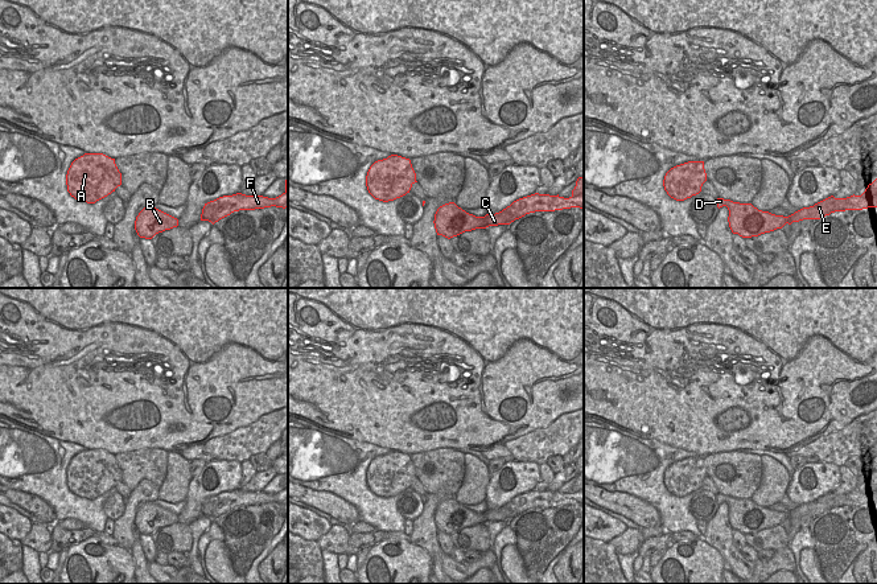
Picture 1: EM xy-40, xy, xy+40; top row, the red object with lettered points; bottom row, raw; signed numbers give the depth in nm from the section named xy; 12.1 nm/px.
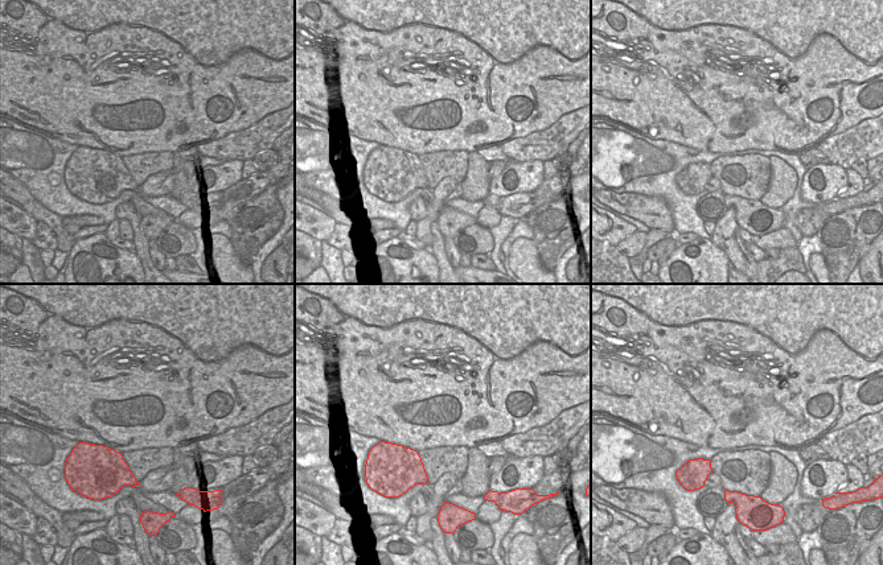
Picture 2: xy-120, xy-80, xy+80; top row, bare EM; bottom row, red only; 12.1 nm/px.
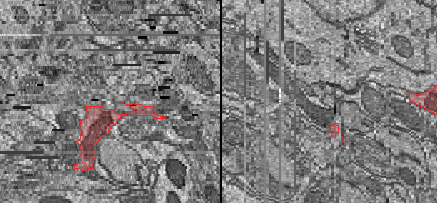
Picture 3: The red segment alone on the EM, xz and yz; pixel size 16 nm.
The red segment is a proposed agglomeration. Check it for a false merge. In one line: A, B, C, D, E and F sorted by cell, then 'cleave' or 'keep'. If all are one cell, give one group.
A C E F / B D; cleave

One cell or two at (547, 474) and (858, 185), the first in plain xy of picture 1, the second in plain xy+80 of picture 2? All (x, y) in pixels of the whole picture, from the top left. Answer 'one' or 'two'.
one

